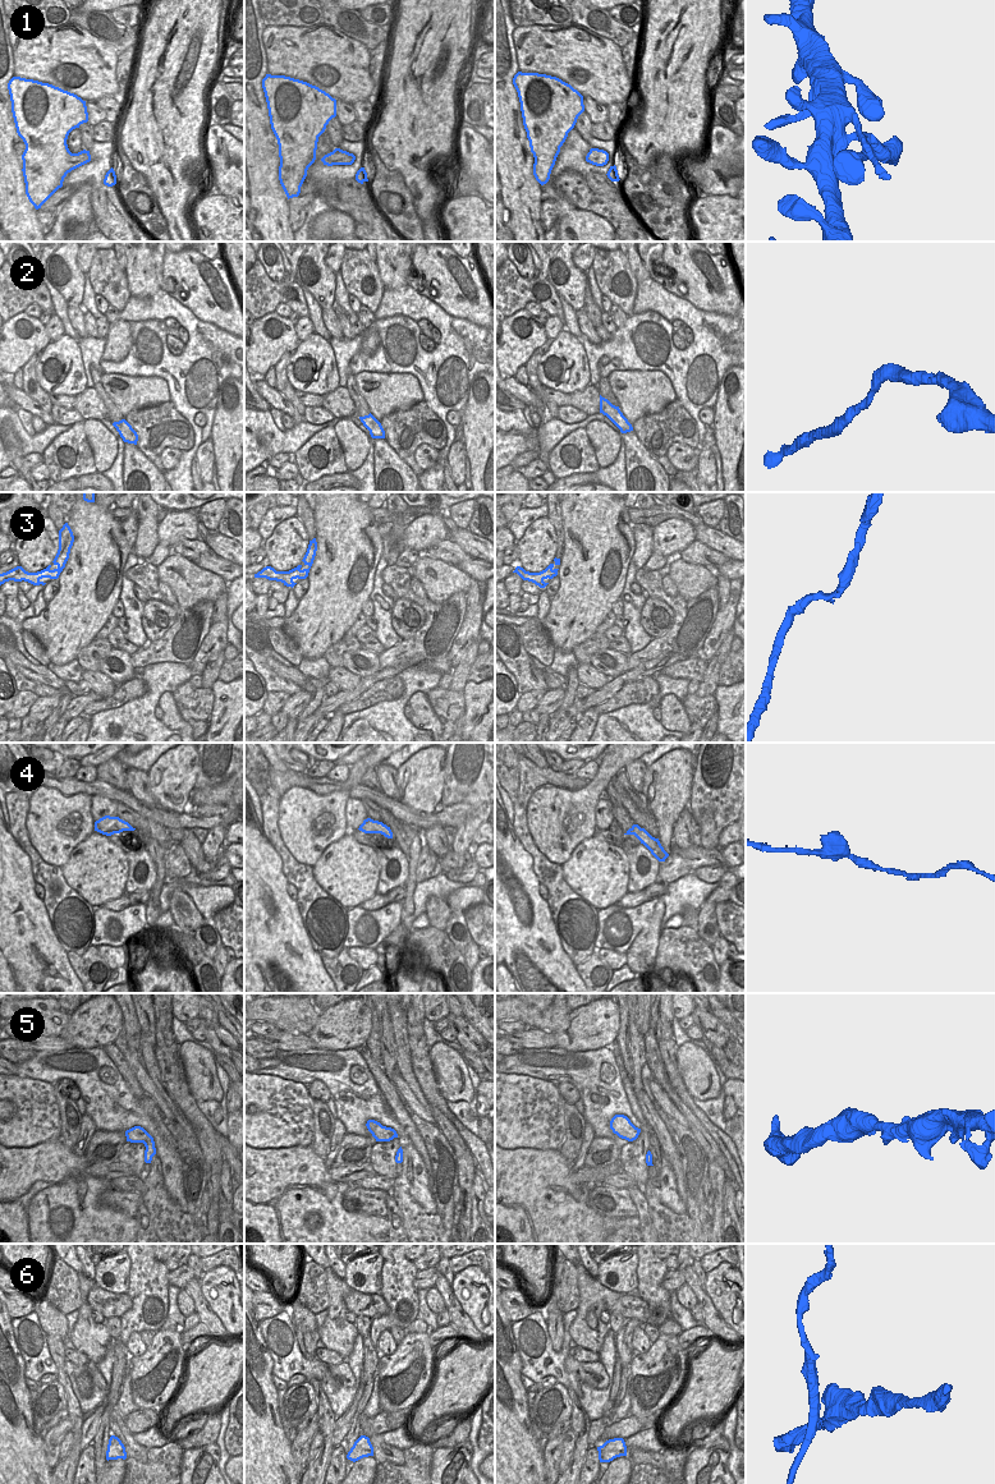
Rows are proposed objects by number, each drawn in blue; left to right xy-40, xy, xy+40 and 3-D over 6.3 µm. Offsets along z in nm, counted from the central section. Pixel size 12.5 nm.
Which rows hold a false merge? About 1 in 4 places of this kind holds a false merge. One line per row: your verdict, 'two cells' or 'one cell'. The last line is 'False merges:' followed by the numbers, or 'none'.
1: one cell
2: one cell
3: two cells
4: one cell
5: one cell
6: one cell
False merges: 3

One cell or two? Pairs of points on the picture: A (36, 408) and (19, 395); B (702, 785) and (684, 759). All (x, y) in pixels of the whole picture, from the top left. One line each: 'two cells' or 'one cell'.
A: one cell
B: two cells

